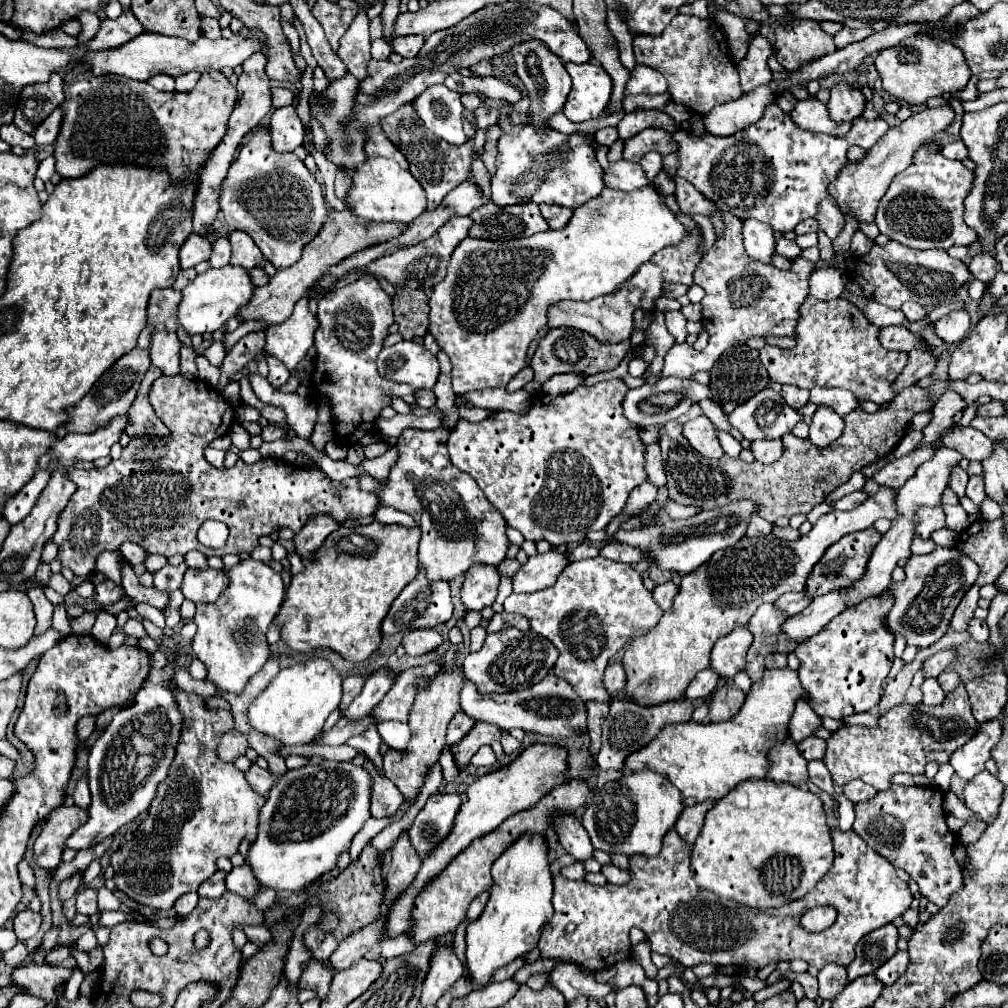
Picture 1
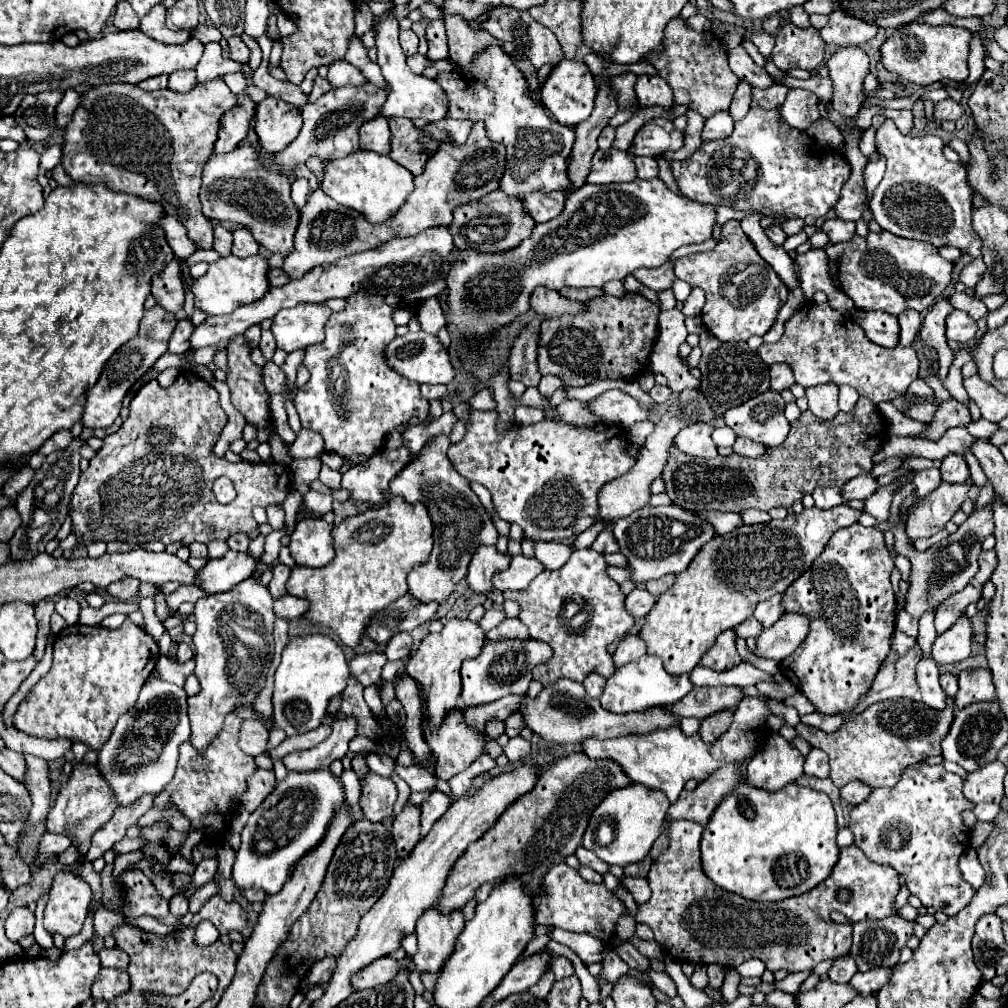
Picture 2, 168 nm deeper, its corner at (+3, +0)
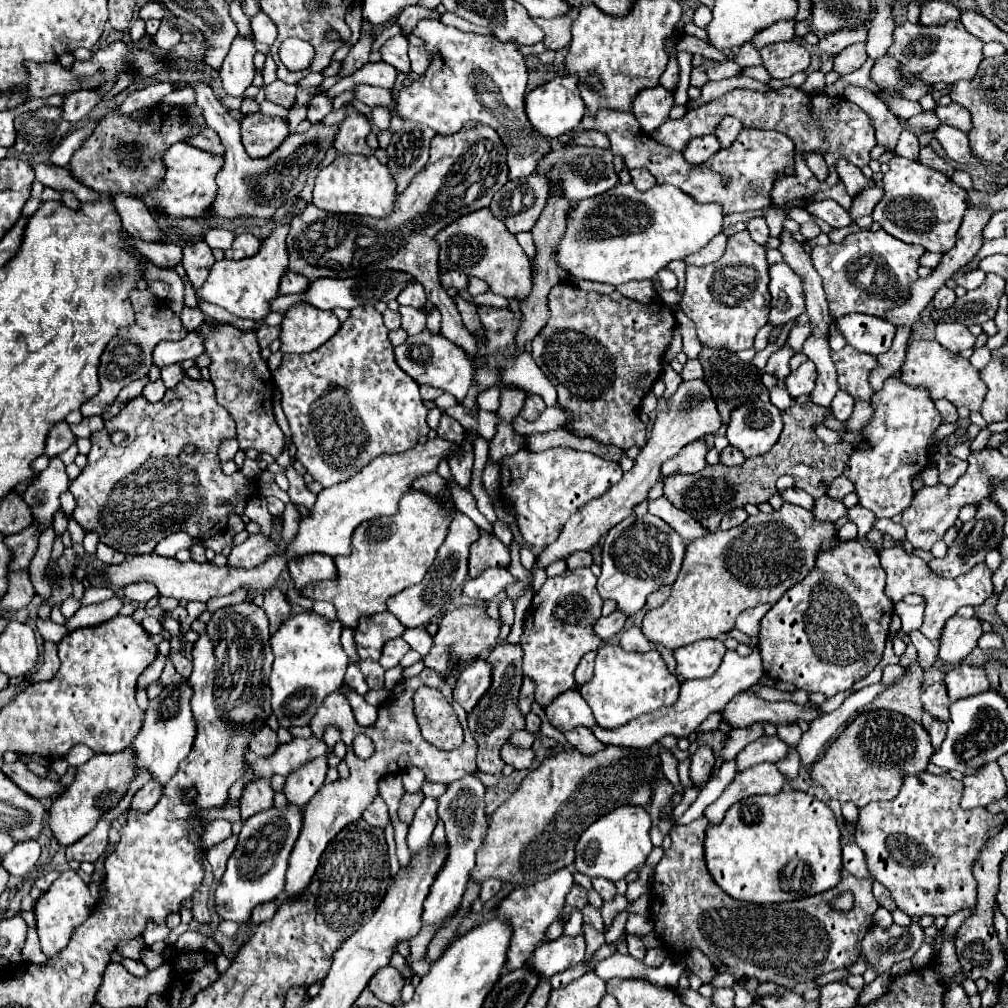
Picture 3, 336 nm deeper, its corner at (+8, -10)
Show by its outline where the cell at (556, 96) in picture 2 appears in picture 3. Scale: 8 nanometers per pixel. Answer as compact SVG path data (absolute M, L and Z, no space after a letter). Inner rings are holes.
M557 76L555 80L535 88L525 98L525 112L531 126L547 138L559 138L561 134L567 134L569 130L577 128L585 114L585 104L581 100L577 80L573 76Z

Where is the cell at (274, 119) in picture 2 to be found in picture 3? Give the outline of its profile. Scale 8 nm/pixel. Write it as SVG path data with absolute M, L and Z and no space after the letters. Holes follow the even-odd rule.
M261 112L247 114L241 122L241 142L251 158L265 158L271 154L289 134L289 126L283 118L271 118Z

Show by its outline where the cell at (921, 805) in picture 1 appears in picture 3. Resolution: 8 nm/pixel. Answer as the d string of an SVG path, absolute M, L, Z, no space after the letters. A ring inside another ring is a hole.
M921 772L907 776L903 780L901 792L895 800L889 802L871 802L859 810L855 842L865 852L867 866L877 882L881 882L893 896L897 908L909 916L951 916L959 910L975 906L977 900L977 882L973 876L973 864L981 854L981 848L987 844L987 832L991 828L1003 828L1007 814L991 814L987 808L963 810L961 808L963 782L951 778L951 774L933 776Z

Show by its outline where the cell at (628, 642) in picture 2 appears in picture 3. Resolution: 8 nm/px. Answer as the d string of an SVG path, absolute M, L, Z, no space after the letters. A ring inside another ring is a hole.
M633 626L633 628L627 628L625 632L621 632L619 642L625 650L635 650L635 652L647 652L653 648L651 642L647 642L647 638L643 636L639 626Z

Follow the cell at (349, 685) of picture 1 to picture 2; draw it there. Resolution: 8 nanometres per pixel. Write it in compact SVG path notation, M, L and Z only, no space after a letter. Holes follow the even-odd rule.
M380 652L362 654L350 662L350 674L366 688L380 680L380 672L384 664L386 664L386 656Z

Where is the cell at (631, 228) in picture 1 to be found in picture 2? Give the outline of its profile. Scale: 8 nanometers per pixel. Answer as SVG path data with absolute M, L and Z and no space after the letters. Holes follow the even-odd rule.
M660 178L640 180L626 184L584 184L566 196L566 206L560 216L550 222L536 224L528 240L522 240L516 248L496 254L478 254L458 250L458 258L452 262L450 274L446 278L448 288L448 332L458 350L468 344L480 344L490 340L494 332L502 326L508 326L518 316L524 316L530 310L530 296L536 286L550 290L562 288L602 288L610 280L624 280L636 268L654 268L664 264L670 254L688 244L700 244L712 236L714 228L714 206L698 204L688 198L672 194Z

